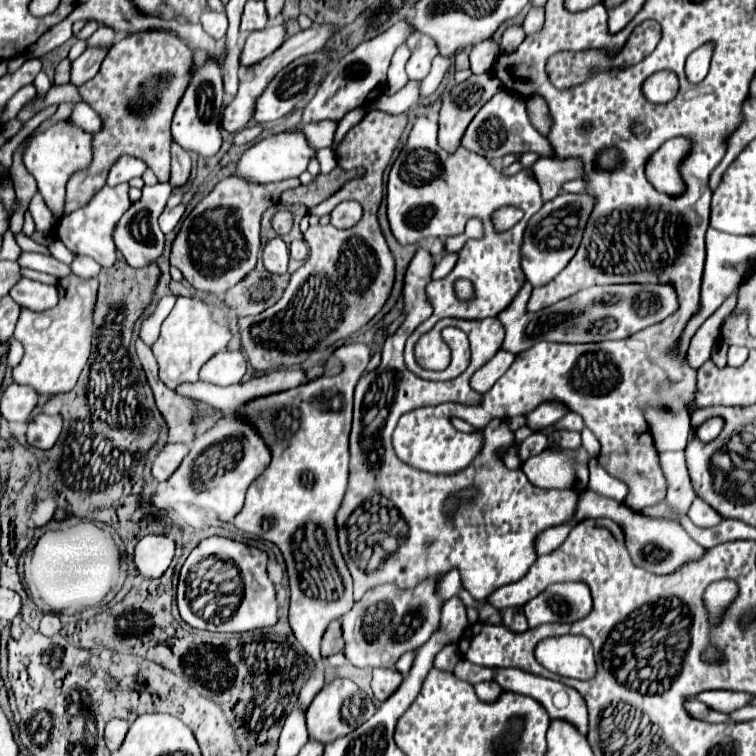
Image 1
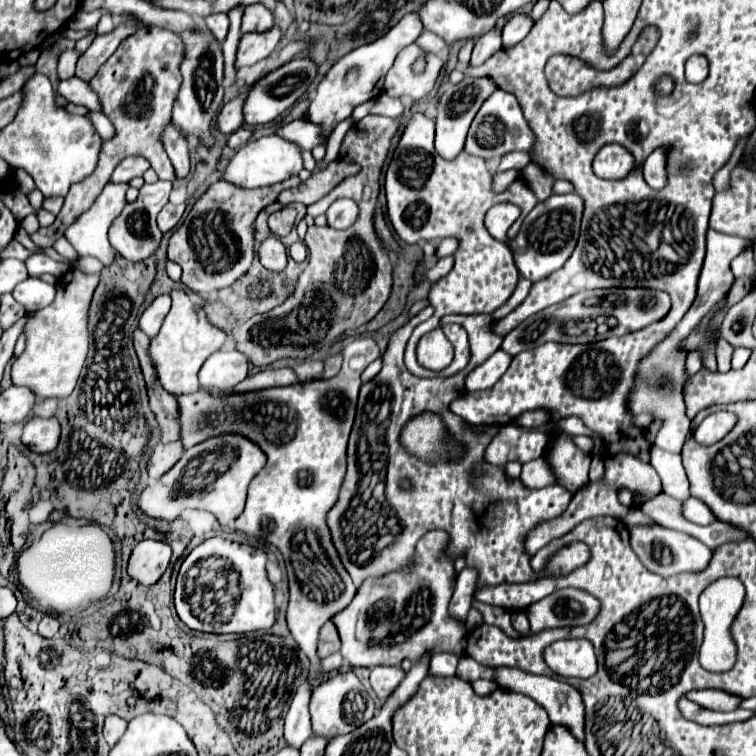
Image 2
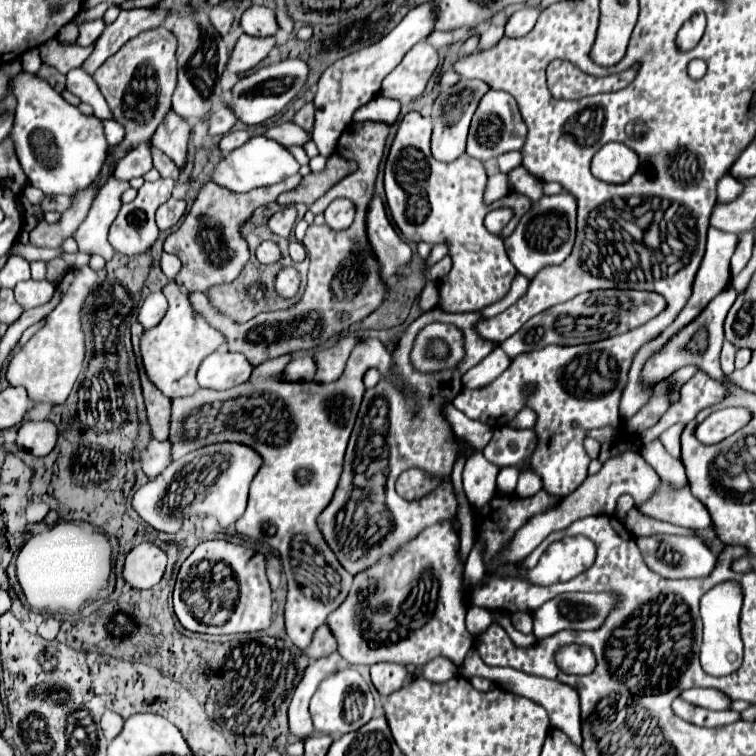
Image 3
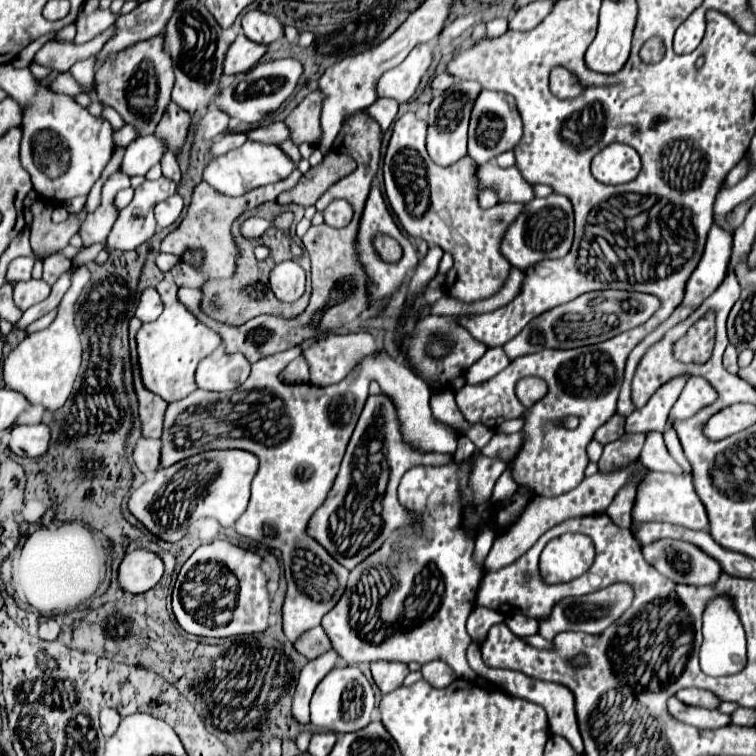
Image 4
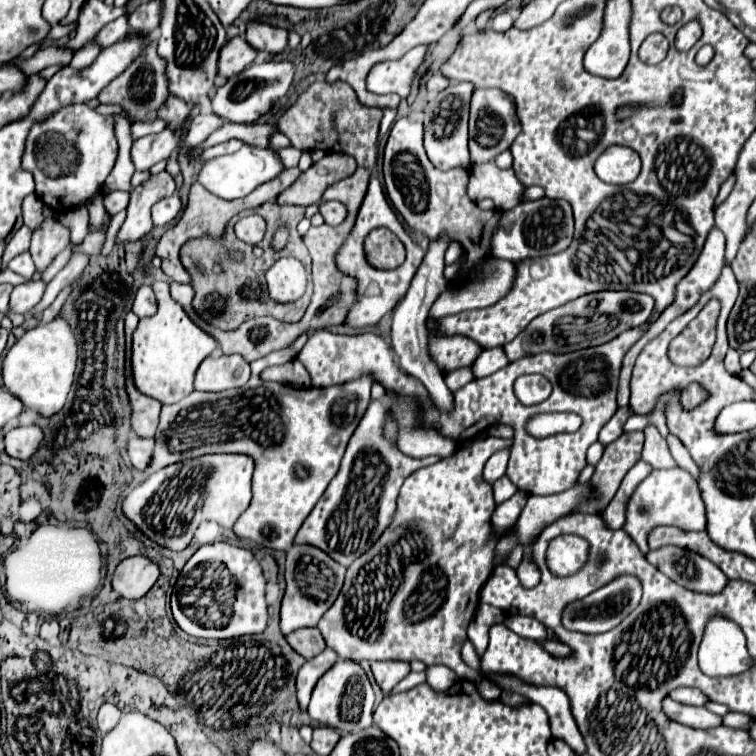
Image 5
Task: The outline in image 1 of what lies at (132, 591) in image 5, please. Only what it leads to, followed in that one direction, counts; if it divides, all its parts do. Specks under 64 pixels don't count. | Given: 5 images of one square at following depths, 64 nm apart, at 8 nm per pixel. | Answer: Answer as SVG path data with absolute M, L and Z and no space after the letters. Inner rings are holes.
M148 534L136 544L134 562L144 578L162 576L174 558L174 538L166 534Z

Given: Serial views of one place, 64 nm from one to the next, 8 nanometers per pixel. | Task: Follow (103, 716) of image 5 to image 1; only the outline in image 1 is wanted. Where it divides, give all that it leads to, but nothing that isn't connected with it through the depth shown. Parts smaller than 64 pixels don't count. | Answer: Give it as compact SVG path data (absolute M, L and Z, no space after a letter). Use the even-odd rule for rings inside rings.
M110 720L106 724L106 732L104 732L104 740L110 752L116 752L120 748L120 744L124 742L124 736L128 732L130 724L126 720Z

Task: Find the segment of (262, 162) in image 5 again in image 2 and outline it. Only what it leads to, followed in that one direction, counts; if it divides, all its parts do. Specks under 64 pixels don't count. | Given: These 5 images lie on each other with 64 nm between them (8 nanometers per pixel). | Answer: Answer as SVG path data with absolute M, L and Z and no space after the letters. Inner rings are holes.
M272 134L272 136L264 136L264 138L258 138L254 142L248 142L246 146L242 146L230 160L230 164L224 172L224 180L232 182L236 186L242 186L242 188L260 188L260 186L278 184L282 180L298 176L298 172L302 168L304 168L302 148L296 142L290 142L278 134Z

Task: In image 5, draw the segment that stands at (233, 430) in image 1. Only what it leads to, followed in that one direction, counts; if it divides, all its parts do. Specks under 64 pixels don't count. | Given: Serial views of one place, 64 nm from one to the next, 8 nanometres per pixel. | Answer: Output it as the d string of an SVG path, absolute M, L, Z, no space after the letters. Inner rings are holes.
M206 454L182 460L154 472L122 502L124 514L154 542L170 550L184 550L202 520L214 520L232 528L250 504L250 480L254 460L246 454Z

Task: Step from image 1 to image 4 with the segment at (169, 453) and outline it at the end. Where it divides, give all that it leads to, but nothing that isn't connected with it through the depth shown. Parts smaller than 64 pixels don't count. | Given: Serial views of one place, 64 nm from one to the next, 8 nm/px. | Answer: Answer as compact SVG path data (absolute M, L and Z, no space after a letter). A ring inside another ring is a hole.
M150 438L138 440L134 448L134 462L142 474L146 476L156 474L160 466L160 450L162 450L162 440L150 440Z

